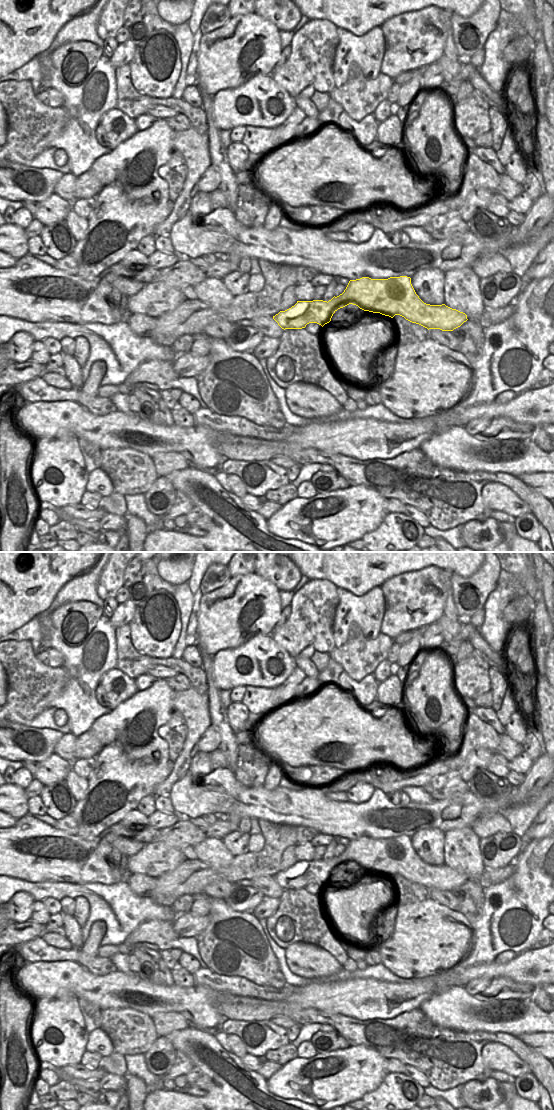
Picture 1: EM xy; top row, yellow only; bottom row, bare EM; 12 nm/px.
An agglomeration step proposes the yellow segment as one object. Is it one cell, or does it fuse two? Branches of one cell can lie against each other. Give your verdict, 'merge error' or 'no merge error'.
merge error

